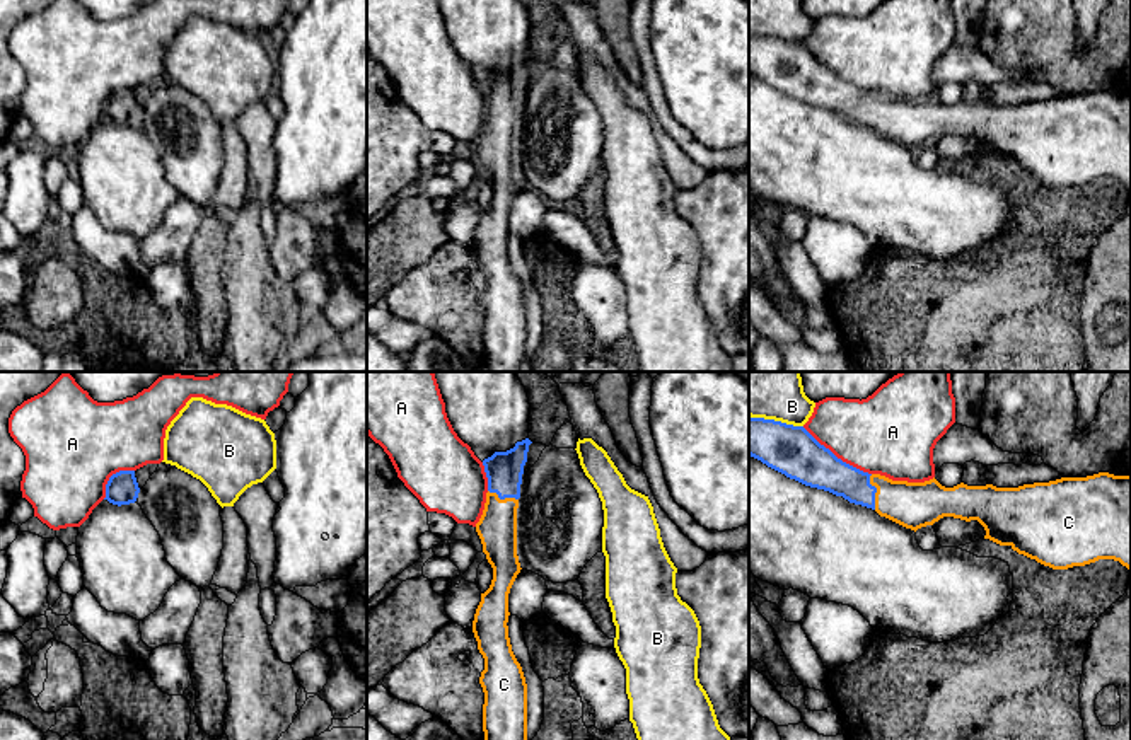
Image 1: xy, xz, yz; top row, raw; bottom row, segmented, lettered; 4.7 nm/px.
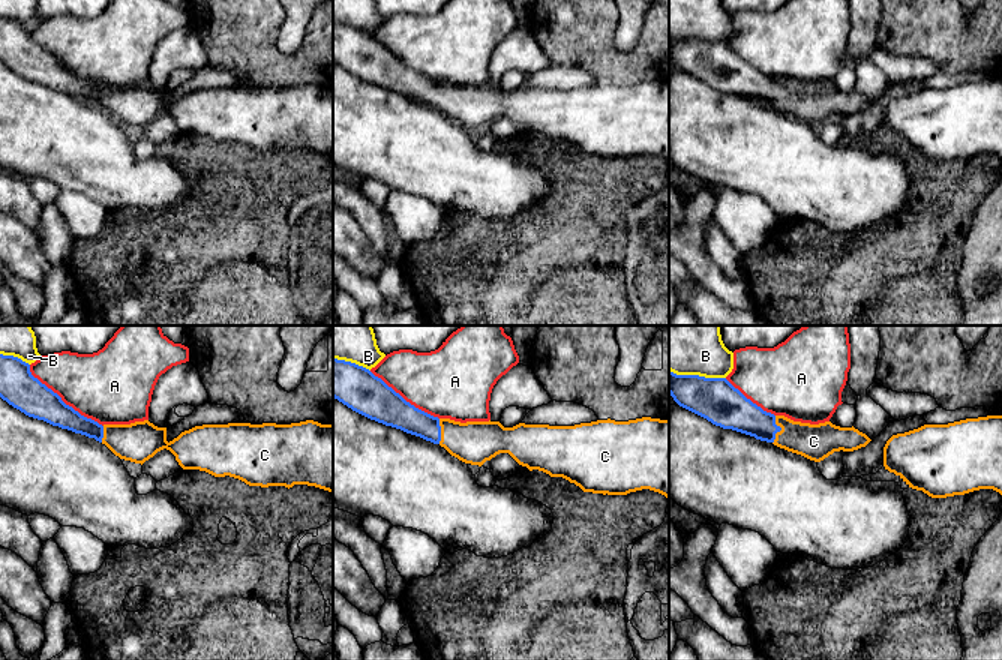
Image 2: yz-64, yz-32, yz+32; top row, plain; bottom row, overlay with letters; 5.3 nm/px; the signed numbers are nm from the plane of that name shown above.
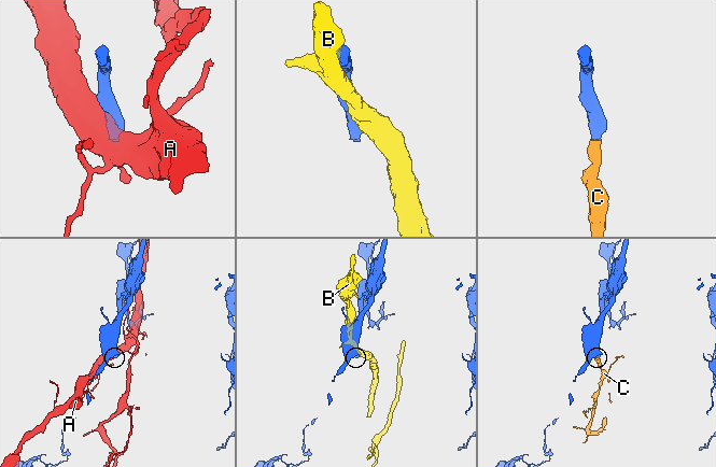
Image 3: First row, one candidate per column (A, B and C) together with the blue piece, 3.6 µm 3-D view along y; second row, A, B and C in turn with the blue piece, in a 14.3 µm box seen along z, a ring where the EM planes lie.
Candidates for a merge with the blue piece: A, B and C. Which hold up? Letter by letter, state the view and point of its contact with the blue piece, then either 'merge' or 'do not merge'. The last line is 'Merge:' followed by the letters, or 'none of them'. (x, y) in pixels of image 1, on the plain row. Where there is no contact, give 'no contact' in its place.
A: meets blue in yz at (835, 74); do not merge
B: meets blue in yz at (777, 40); do not merge
C: meets blue in yz at (875, 109); merge
Merge: C

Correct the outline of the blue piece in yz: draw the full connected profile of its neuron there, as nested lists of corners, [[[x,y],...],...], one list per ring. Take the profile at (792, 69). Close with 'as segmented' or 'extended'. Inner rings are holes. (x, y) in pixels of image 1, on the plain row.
[[[751,34],[749,73],[790,97],[872,126],[880,135],[914,150],[943,135],[977,138],[986,148],[984,157],[1010,164],[1018,172],[1053,188],[1114,177],[1131,189],[1131,94],[1099,90],[1018,106],[967,104],[964,101],[945,106],[935,95],[925,101],[892,99],[843,80],[803,44]]]; extended

